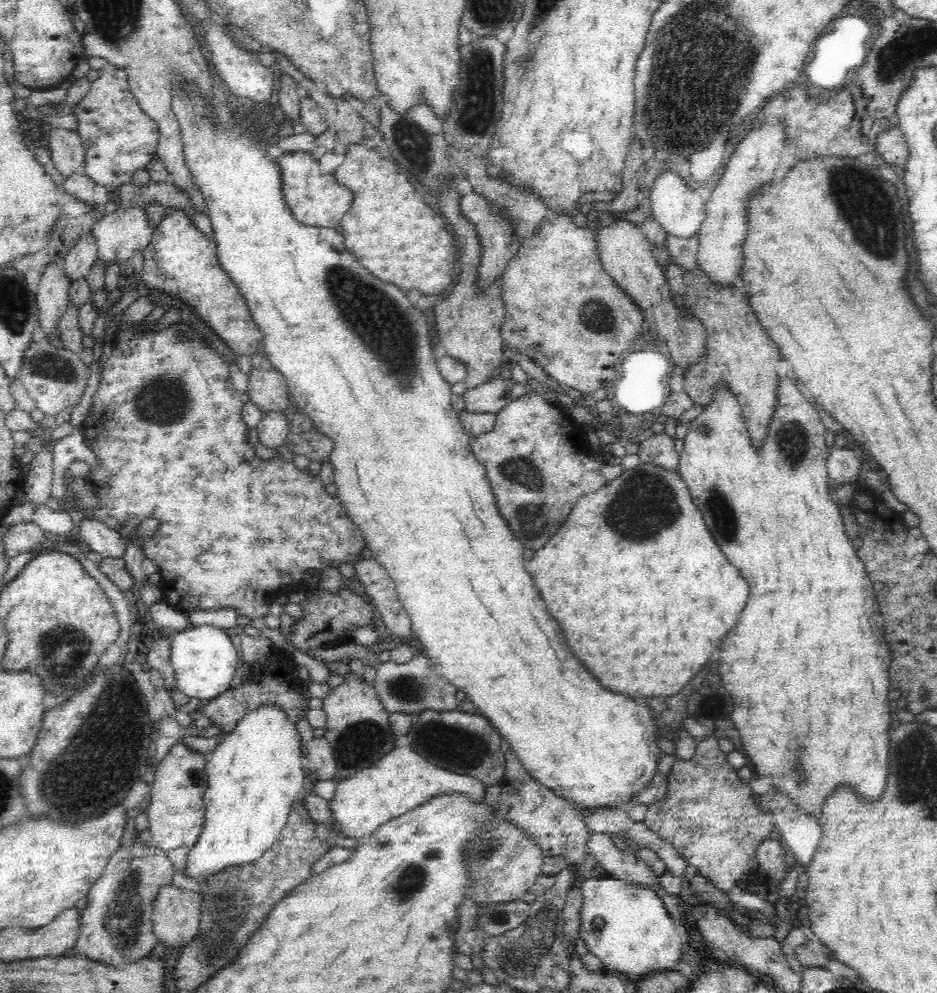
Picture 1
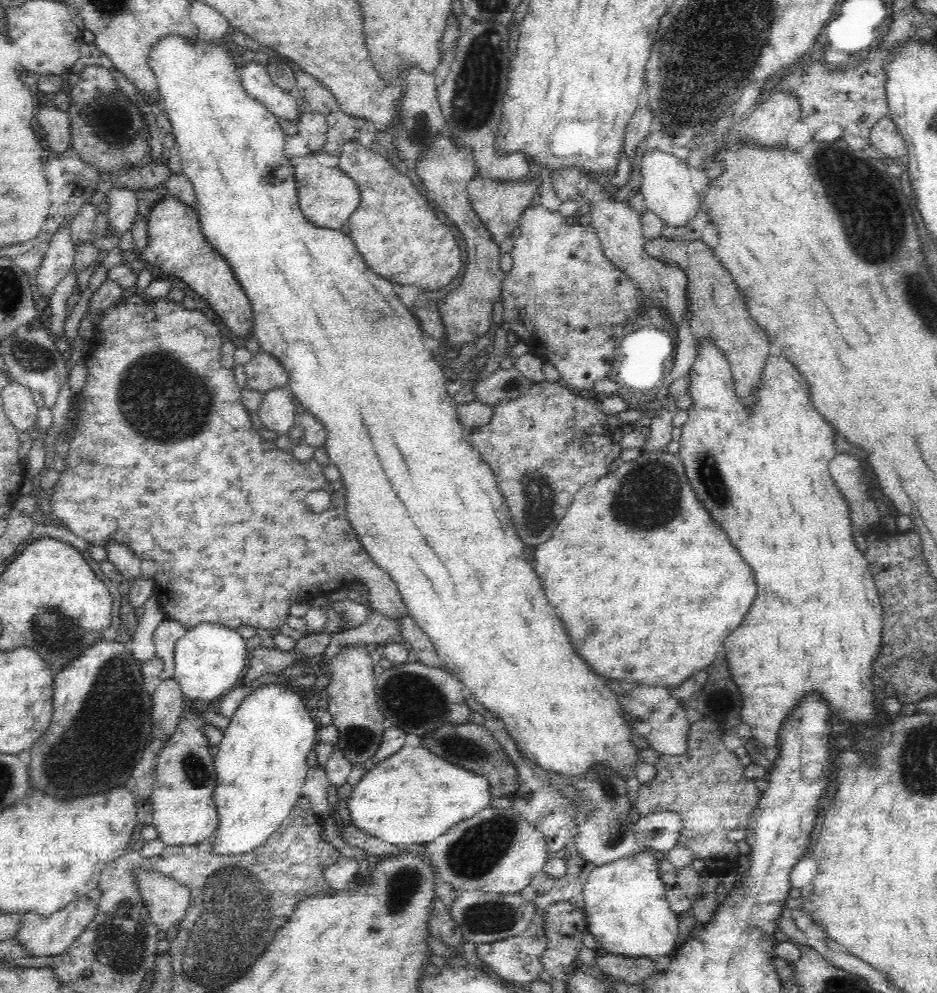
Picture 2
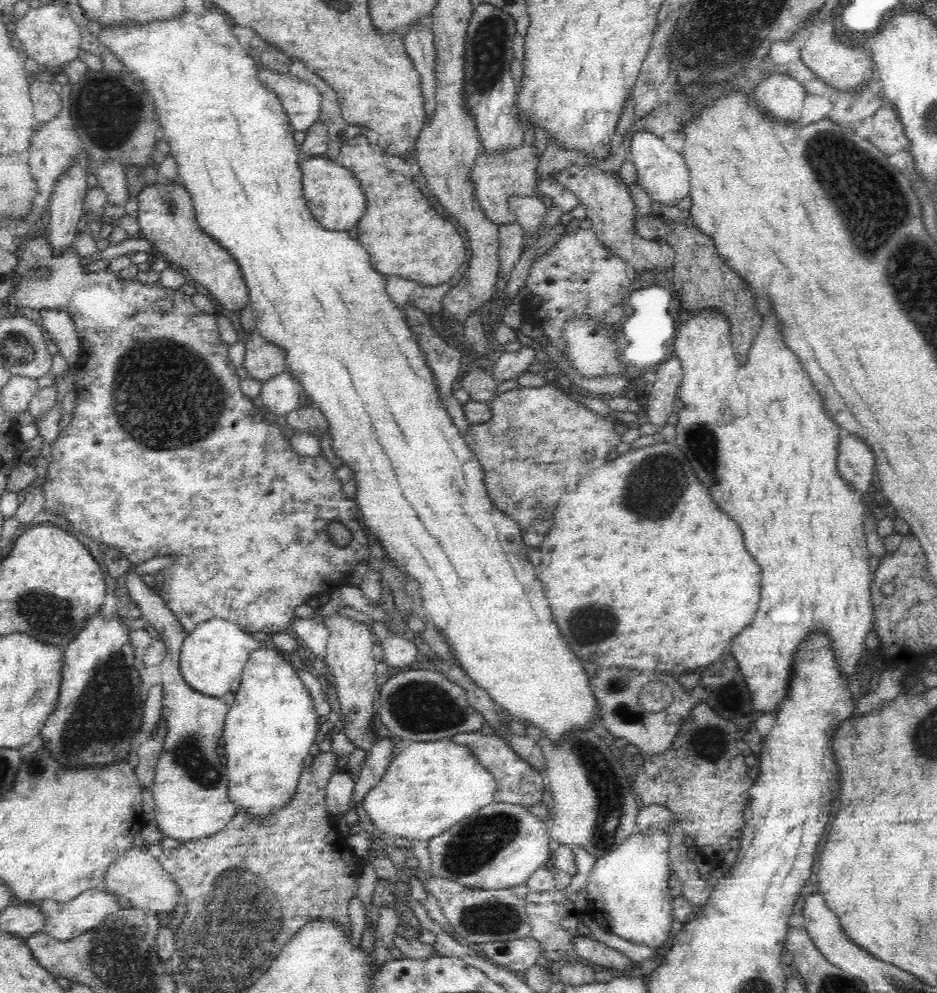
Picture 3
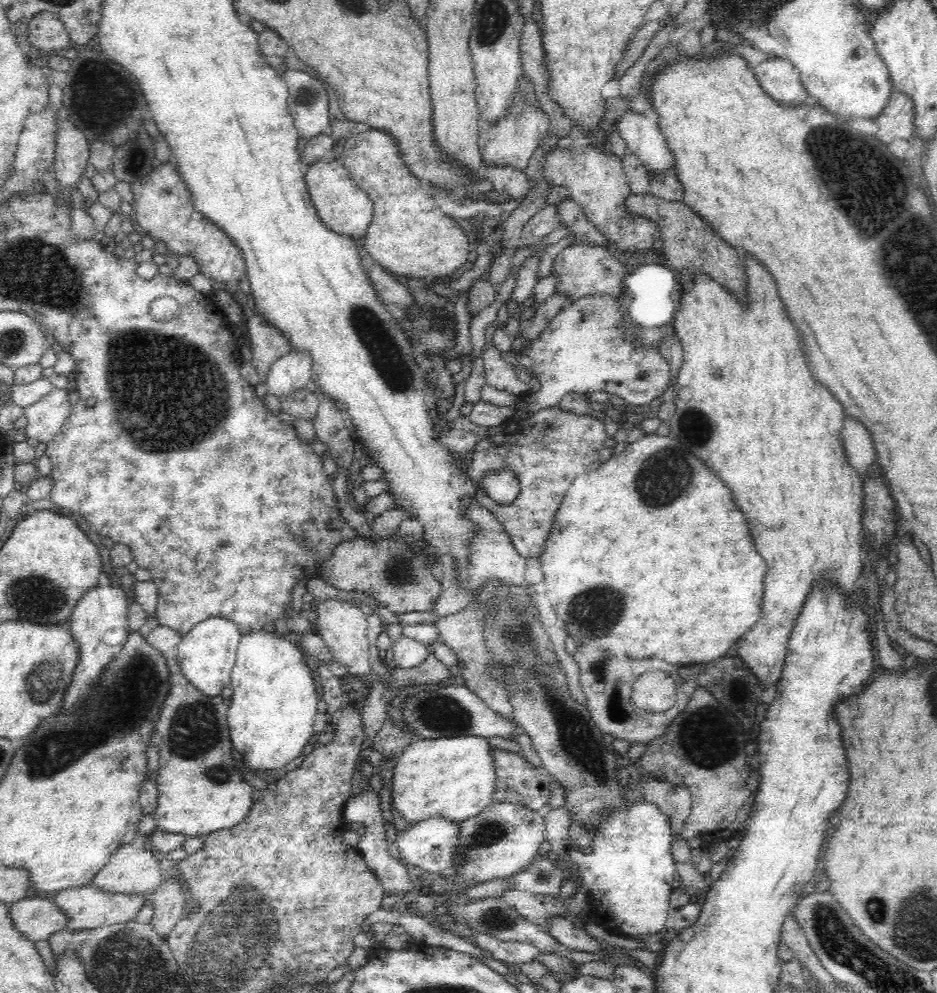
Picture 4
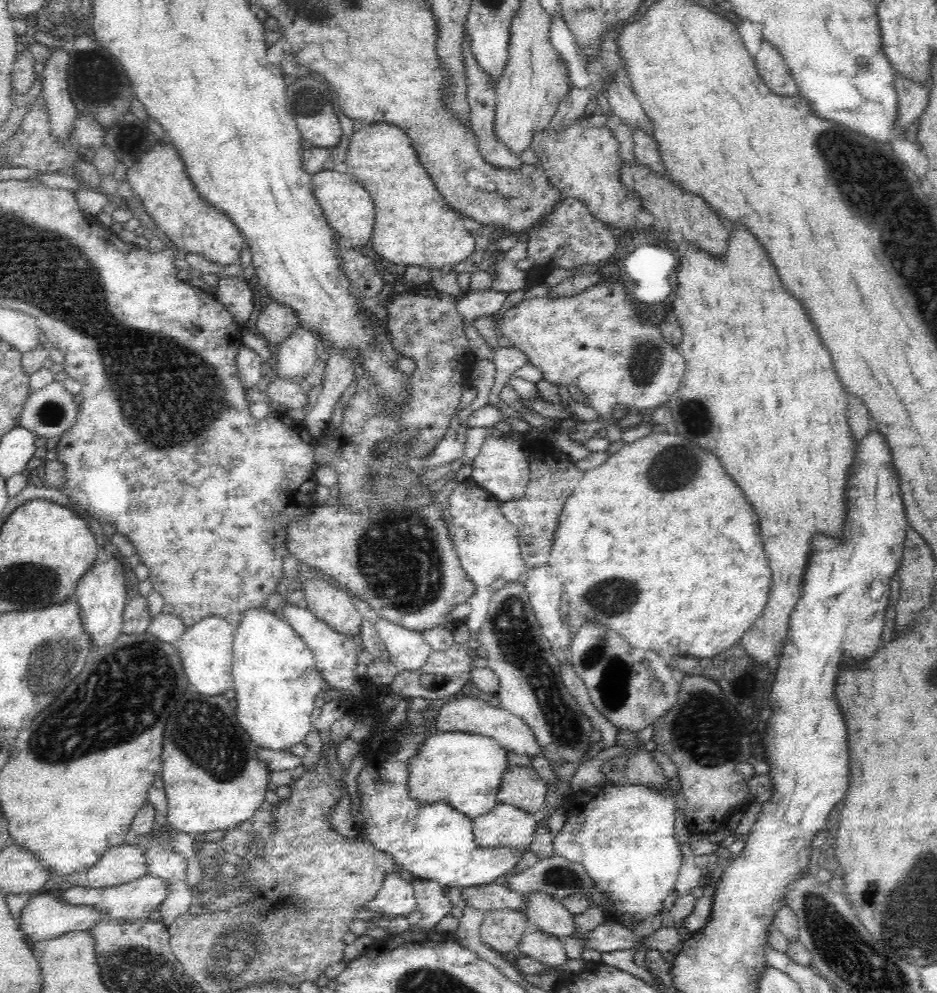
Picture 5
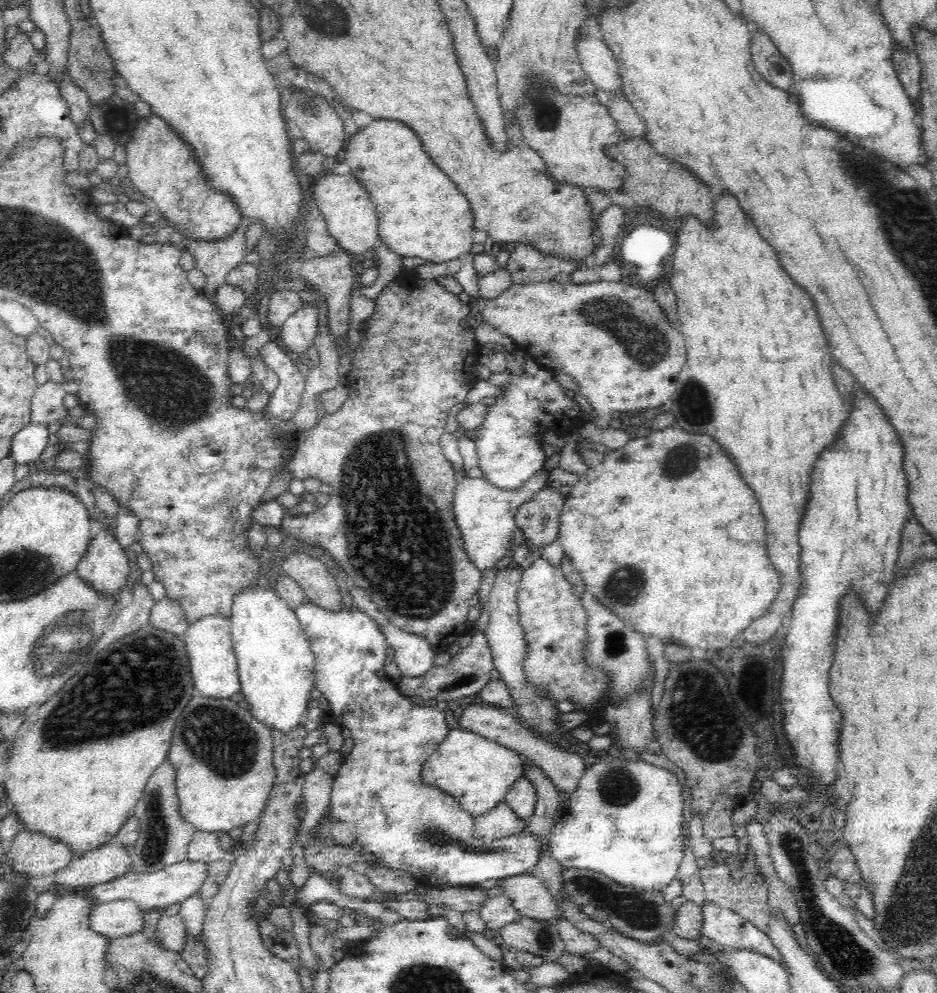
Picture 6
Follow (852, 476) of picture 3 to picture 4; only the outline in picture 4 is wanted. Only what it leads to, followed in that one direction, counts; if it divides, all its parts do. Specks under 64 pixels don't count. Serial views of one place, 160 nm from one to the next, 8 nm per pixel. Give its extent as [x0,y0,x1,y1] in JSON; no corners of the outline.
[844,416,876,475]

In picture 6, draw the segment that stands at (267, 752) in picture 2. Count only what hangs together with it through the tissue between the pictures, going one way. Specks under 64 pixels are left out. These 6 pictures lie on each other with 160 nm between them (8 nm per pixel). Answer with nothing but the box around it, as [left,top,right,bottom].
[232,583,313,732]

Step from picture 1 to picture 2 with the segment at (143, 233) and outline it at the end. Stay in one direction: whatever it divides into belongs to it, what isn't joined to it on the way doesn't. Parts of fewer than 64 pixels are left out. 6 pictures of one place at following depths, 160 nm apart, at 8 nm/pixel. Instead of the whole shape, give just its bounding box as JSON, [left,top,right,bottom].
[105,185,137,236]

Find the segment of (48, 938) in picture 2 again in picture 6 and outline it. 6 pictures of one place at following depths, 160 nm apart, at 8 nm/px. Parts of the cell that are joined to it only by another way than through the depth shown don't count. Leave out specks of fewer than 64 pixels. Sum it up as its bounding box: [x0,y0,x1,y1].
[86,857,211,912]

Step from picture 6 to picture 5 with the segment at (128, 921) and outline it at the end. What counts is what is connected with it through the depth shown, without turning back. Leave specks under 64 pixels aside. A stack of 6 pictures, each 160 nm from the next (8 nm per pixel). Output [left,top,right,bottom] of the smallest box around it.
[19,894,109,944]

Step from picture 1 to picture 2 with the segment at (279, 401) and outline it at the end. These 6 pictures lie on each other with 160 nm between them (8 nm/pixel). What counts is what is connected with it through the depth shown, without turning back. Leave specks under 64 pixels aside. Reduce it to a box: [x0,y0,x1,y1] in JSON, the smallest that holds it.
[243,349,289,393]

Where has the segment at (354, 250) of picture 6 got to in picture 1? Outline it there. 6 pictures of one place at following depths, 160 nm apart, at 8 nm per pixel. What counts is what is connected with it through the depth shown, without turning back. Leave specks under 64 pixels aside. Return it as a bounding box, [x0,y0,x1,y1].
[276,152,352,229]

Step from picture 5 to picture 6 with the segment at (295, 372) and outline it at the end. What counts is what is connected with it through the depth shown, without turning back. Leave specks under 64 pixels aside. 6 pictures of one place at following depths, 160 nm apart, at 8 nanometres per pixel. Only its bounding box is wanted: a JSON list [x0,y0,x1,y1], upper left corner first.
[280,301,318,354]

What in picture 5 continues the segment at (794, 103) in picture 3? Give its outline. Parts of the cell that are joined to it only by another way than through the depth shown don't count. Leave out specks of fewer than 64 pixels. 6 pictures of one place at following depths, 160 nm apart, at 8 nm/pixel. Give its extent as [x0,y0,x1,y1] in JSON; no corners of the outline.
[754,42,798,95]

